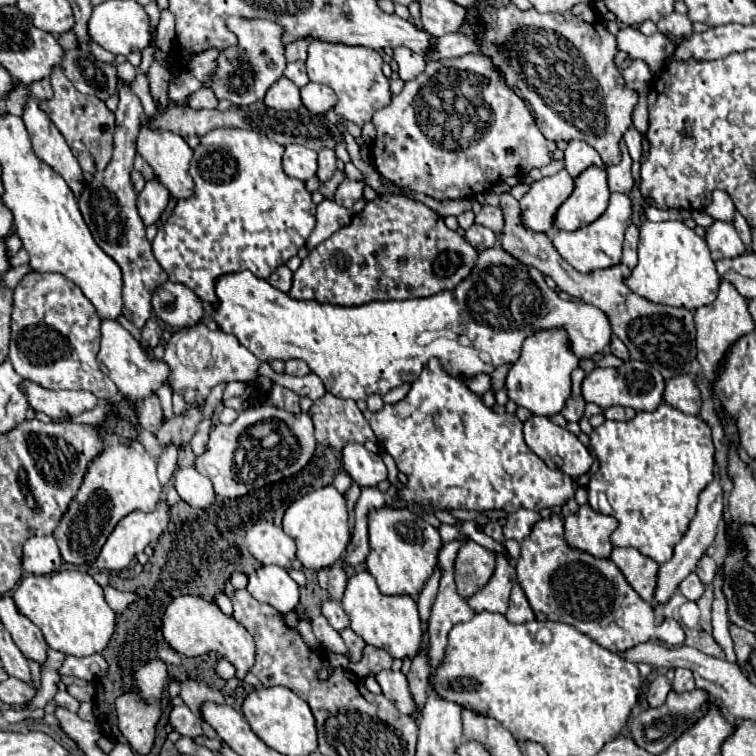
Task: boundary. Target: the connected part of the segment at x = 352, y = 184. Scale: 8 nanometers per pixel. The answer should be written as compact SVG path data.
M344 180L338 190L336 190L336 202L342 204L344 208L352 208L356 200L362 198L362 190L364 190L364 182L362 180Z

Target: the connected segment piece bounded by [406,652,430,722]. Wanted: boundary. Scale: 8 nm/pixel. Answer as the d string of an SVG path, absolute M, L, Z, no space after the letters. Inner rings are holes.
M416 654L412 658L412 668L408 672L408 688L412 694L412 700L416 704L416 710L410 714L410 718L416 722L422 716L422 704L426 704L426 692L428 692L428 676L430 676L430 666L426 654Z

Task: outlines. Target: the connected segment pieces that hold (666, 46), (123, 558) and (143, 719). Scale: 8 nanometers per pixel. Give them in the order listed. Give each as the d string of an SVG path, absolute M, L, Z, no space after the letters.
M632 26L622 28L616 34L616 38L618 38L618 50L630 54L630 58L644 60L650 66L652 74L658 74L668 64L676 48L670 36L662 32L644 36L638 28L632 28Z
M164 498L158 500L158 504L156 504L156 508L152 512L138 510L138 512L132 512L130 516L124 516L116 524L114 532L108 536L108 540L106 540L100 556L92 562L92 566L98 568L98 570L112 570L112 572L120 572L120 570L128 568L132 564L132 558L136 554L144 552L146 546L150 546L150 544L154 544L158 540L158 536L164 532L164 528L168 526L168 522L170 522L170 506L166 504Z
M150 660L142 668L136 670L134 674L138 694L124 694L116 700L116 710L118 710L118 720L120 720L120 732L124 738L128 738L132 750L138 754L148 754L152 744L154 744L154 728L160 718L160 696L164 690L164 684L168 680L166 674L166 664L162 660Z

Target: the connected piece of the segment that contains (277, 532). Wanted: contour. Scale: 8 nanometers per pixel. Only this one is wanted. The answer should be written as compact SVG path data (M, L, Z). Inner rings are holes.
M260 520L246 532L246 546L254 558L262 564L276 564L282 568L290 568L296 558L294 540L274 522Z

